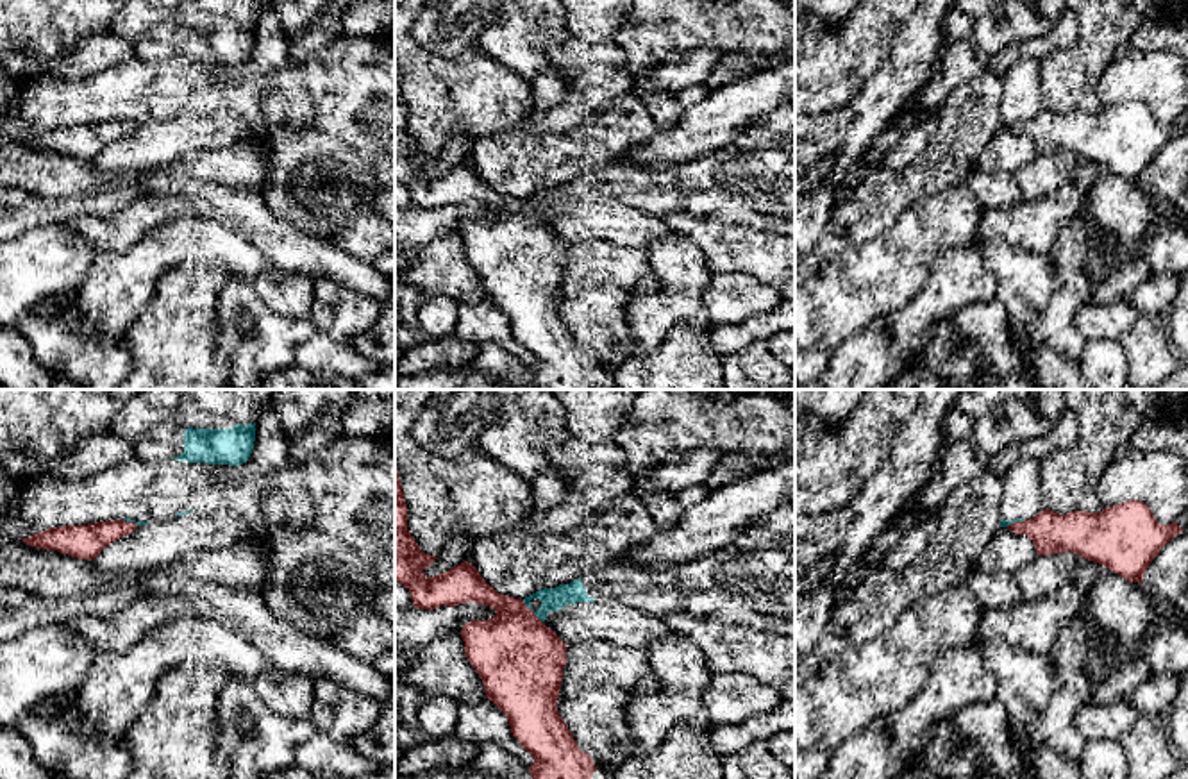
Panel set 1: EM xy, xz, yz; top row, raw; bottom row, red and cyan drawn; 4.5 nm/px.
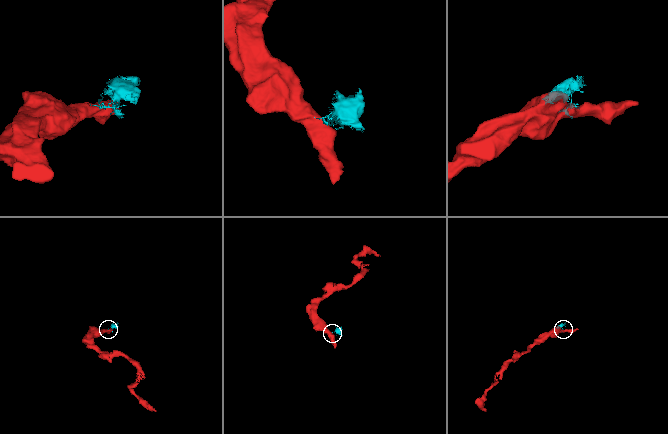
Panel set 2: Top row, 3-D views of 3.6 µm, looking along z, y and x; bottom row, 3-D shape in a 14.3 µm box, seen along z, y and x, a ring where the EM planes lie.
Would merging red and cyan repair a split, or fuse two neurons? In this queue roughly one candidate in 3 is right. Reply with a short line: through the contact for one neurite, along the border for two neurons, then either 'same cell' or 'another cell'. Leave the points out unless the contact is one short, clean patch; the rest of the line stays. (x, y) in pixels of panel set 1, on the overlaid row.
another cell

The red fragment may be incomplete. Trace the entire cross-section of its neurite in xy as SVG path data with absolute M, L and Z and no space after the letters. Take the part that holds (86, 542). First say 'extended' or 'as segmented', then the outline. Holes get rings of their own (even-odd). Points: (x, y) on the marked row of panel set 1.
as segmented; M105 520L88 525L52 527L21 541L30 547L93 561L107 545L130 534L136 527L134 522Z

